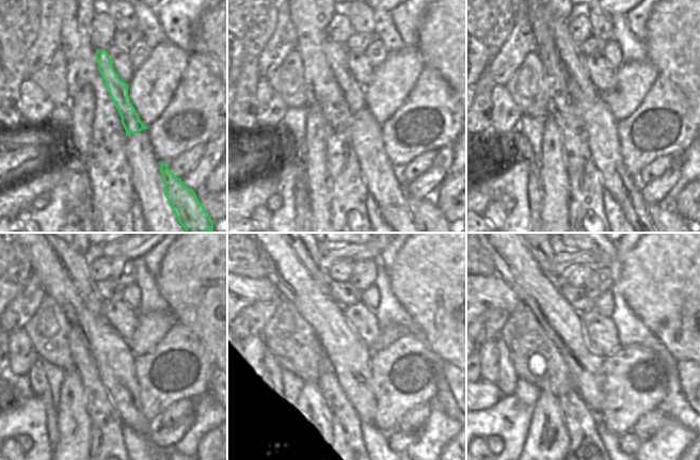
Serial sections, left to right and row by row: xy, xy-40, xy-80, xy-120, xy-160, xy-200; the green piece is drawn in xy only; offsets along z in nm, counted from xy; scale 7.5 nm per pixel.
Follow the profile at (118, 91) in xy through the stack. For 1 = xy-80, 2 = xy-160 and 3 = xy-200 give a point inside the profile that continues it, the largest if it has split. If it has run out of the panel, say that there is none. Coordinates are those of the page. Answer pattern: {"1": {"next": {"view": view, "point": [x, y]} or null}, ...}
{"1": {"next": {"view": "xy-80", "point": [570, 52]}}, "2": {"next": {"view": "xy-160", "point": [308, 254]}}, "3": {"next": {"view": "xy-200", "point": [543, 254]}}}

